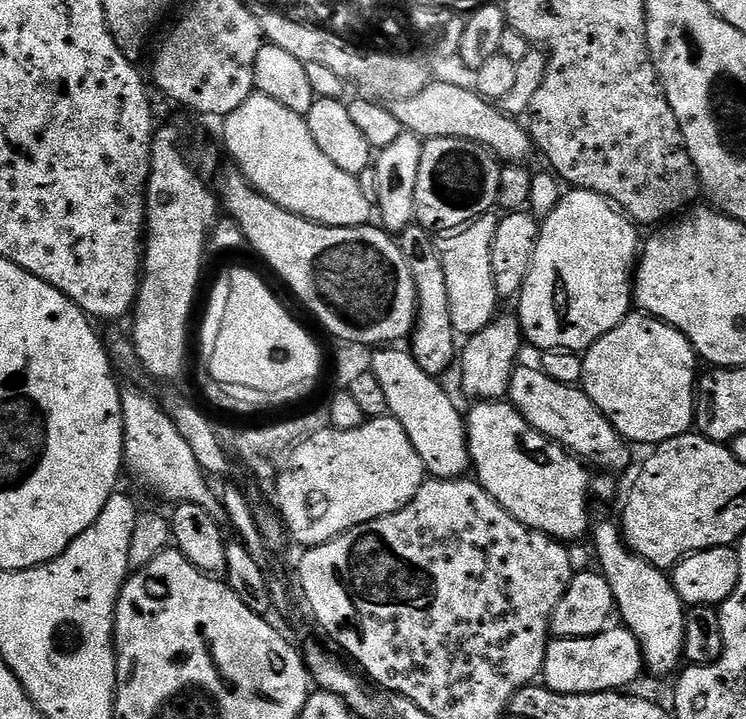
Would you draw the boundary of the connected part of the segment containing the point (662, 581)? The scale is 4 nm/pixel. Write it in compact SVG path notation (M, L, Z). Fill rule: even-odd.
M608 520L591 529L590 544L594 549L599 571L608 579L612 587L616 599L615 611L624 619L621 620L623 627L631 630L634 638L638 638L644 655L645 669L649 673L651 671L675 673L684 660L686 605L674 590L669 573L655 568L641 556L635 556L624 543L621 529L617 525L615 528Z

